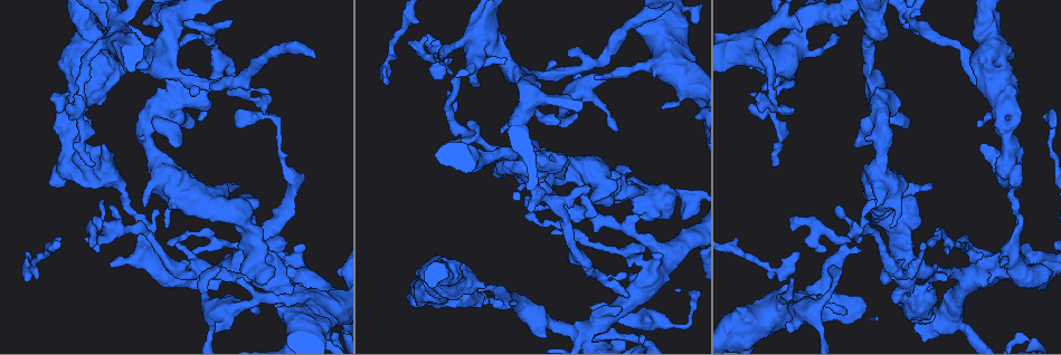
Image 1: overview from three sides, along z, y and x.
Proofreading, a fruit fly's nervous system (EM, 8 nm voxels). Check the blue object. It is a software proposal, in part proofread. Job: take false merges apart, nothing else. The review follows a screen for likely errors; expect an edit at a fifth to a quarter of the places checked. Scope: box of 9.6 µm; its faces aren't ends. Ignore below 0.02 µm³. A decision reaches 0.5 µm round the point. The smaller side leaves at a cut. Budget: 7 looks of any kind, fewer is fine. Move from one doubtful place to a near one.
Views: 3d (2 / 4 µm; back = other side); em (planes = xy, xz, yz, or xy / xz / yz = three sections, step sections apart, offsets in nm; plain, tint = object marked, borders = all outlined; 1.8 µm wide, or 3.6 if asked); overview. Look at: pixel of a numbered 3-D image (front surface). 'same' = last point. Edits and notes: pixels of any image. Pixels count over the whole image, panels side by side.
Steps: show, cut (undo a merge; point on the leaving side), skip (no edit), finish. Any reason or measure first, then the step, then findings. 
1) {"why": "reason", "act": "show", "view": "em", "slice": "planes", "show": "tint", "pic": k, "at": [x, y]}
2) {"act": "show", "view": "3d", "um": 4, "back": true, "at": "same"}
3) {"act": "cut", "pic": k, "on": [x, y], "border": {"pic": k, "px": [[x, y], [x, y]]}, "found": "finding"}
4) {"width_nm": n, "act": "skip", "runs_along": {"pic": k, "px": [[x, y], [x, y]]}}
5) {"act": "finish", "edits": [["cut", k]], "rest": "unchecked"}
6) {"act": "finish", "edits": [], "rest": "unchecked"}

{"act": "show", "view": "3d", "um": 4, "pic": 1, "at": [1029, 254]}

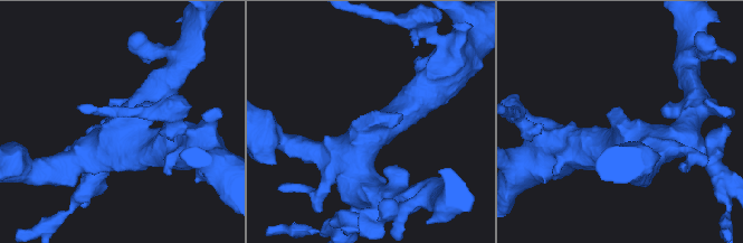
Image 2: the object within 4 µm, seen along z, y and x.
{"why": "now the EM", "act": "show", "view": "em", "um": 3.6, "slice": "planes", "show": "tint", "pic": 2, "at": [617, 124]}

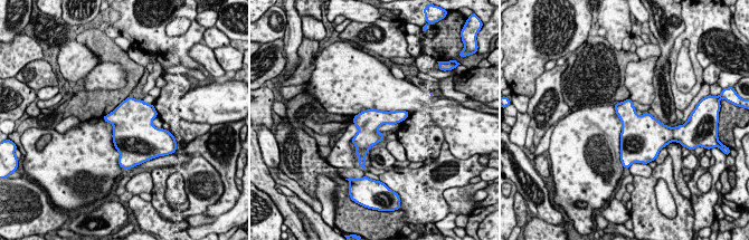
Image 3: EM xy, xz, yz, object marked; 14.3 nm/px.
{"act": "skip", "found": "all the same neuron"}

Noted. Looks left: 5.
{"why": "two arms at a narrow angle", "act": "show", "view": "em", "slice": "planes", "show": "tint", "pic": 1, "at": [602, 169]}

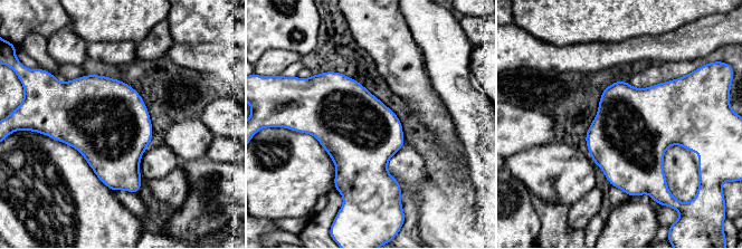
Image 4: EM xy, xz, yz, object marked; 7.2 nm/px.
{"act": "skip", "found": "continuous, no second neuron"}

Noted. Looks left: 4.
{"why": "looks like a crossing", "act": "show", "view": "3d", "um": 4, "back": true, "pic": 1, "at": [69, 98]}

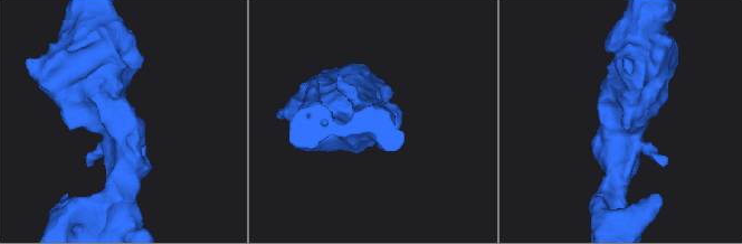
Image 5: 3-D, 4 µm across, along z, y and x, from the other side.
{"why": "now the EM", "act": "show", "view": "em", "um": 3.6, "slice": "yz", "step": 16, "show": "tint", "at": "same"}

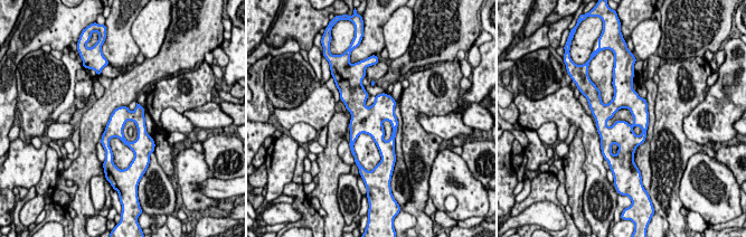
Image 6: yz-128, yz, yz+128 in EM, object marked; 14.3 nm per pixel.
{"why": "cut it another way", "act": "show", "view": "em", "um": 3.6, "slice": "planes", "show": "tint", "at": "same"}

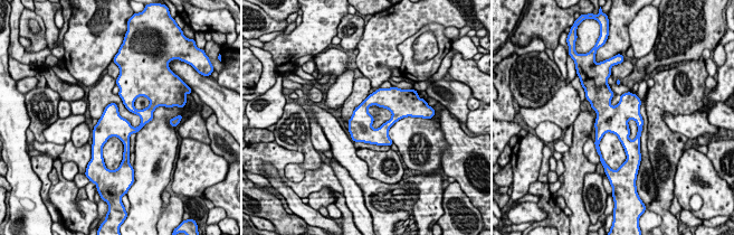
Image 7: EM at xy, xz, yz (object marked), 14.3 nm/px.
{"act": "skip", "found": "continuous, no second neuron"}

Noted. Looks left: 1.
{"act": "finish", "edits": [], "rest": "unchecked"}

